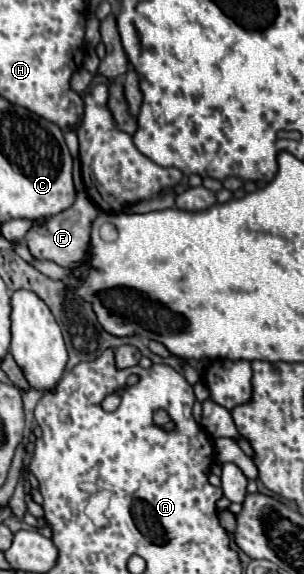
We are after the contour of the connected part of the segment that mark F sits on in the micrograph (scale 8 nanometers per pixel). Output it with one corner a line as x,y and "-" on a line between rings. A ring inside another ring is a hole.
81,192
77,194
77,200
69,210
63,210
61,214
55,214
51,218
33,220
33,226
25,234
25,244
29,246
31,256
37,260
51,260
63,268
73,268
81,264
87,258
89,230
97,214
99,214
99,208
87,198
85,192

